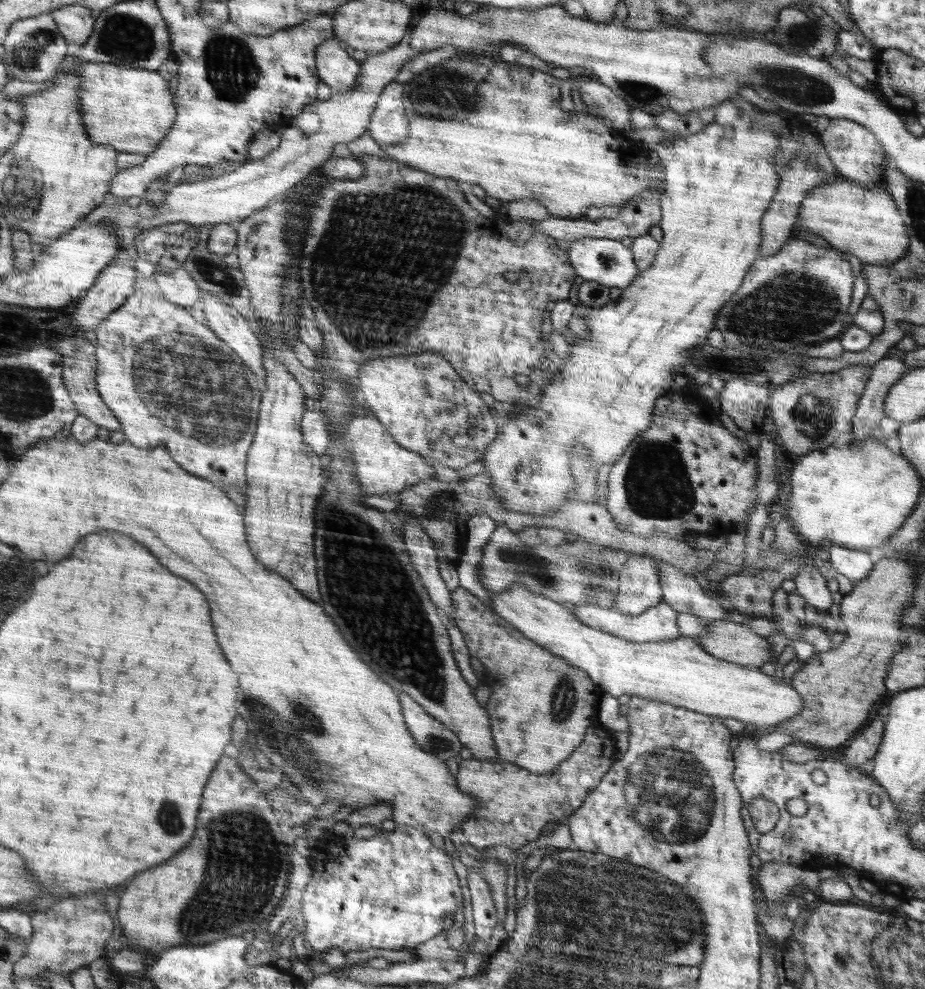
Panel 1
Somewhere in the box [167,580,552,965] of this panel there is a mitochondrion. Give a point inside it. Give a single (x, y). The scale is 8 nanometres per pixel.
(245, 858)

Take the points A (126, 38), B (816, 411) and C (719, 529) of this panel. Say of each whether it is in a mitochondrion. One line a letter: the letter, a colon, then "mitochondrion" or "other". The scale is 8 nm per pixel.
A: mitochondrion
B: mitochondrion
C: other

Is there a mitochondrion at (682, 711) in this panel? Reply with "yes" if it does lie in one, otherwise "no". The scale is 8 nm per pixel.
no

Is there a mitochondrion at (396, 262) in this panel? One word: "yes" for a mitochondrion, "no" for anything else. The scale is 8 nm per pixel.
yes

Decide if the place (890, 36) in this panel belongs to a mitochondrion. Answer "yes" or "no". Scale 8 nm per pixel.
no

